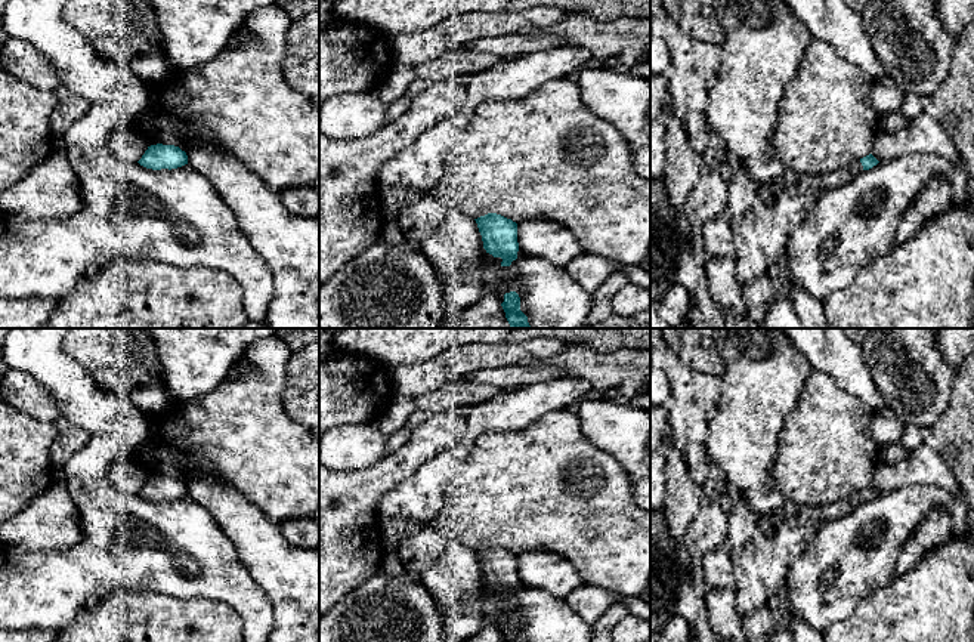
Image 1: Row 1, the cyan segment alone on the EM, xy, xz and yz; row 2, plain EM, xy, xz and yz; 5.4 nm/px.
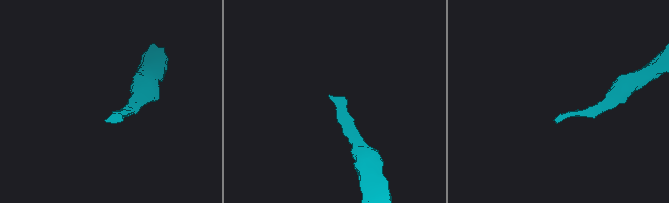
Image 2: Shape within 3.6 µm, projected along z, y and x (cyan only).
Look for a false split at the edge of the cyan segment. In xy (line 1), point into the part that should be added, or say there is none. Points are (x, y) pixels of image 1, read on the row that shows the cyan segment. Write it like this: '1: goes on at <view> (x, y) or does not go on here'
1: does not go on here

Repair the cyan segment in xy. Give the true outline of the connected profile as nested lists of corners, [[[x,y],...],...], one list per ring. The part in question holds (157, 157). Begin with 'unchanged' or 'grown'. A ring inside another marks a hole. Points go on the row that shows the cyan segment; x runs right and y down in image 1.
unchanged | [[[157,143],[148,146],[137,163],[152,170],[171,170],[188,164],[188,155],[179,146]]]

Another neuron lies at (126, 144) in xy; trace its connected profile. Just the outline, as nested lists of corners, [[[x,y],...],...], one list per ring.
[[[123,121],[112,130],[108,145],[112,154],[126,163],[137,163],[149,146],[130,121]]]

